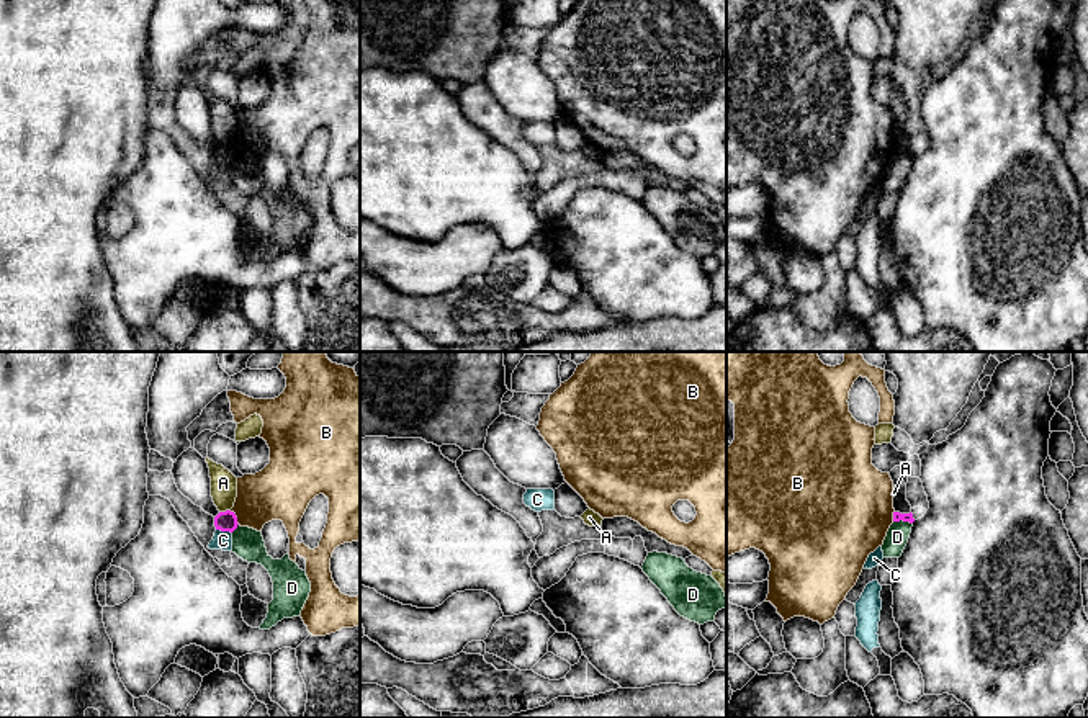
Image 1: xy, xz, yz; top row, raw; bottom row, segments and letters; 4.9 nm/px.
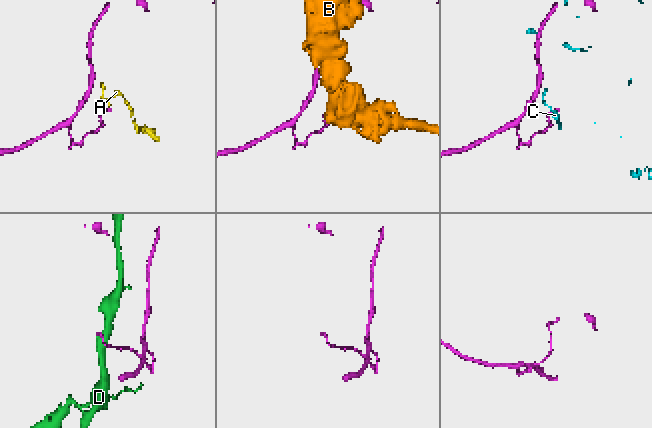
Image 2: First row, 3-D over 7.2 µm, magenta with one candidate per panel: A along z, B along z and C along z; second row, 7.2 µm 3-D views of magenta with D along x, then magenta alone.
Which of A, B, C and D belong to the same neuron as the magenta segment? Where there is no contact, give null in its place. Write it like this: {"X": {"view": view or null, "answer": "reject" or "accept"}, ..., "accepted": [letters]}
{"A": {"view": "xy", "answer": "reject"}, "B": {"view": "xy", "answer": "reject"}, "C": {"view": "xy", "answer": "reject"}, "D": {"view": "yz", "answer": "reject"}, "accepted": []}

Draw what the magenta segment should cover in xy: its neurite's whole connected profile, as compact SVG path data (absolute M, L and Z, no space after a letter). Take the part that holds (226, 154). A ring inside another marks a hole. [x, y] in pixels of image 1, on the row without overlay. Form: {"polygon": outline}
{"polygon": "M226 144L226 146L219 146L216 150L214 150L214 160L216 164L221 164L221 165L234 165L237 162L237 150L234 146L231 144Z"}

